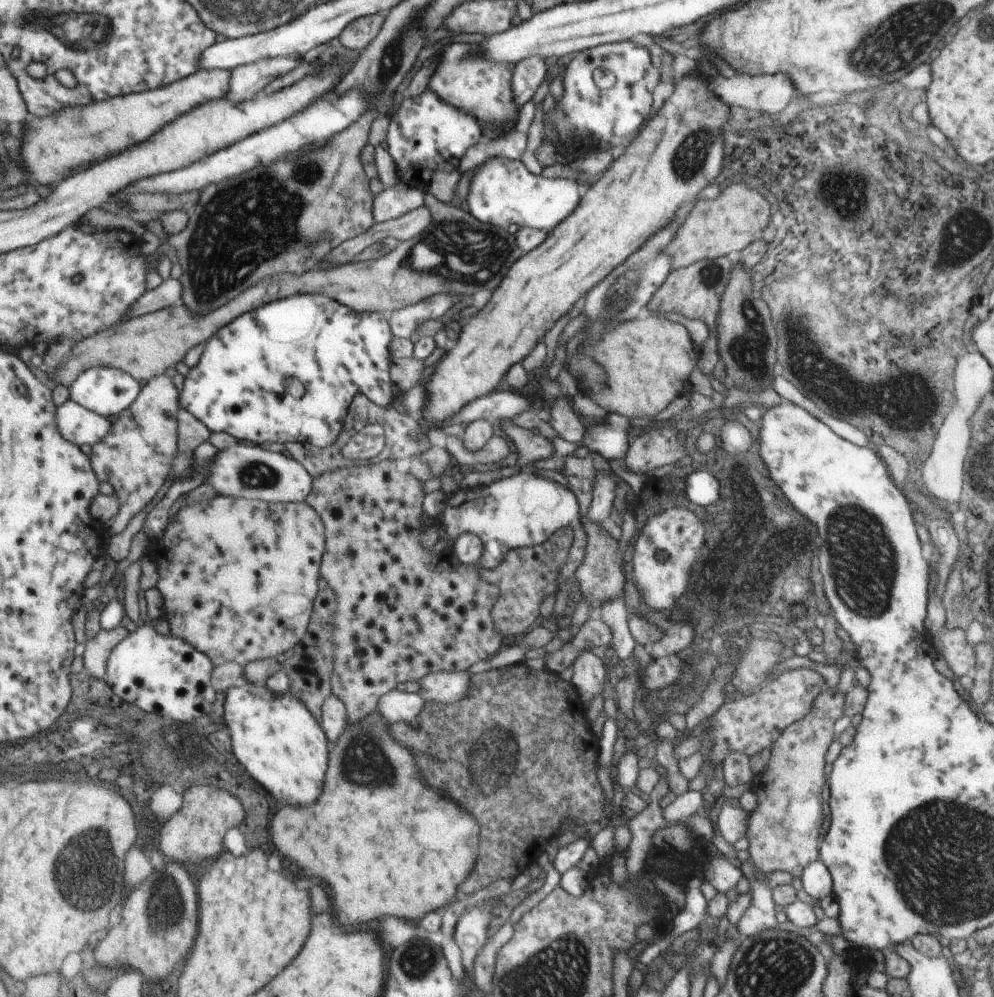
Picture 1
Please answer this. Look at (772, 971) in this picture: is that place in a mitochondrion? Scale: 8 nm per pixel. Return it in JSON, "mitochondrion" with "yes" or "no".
{"mitochondrion":"yes"}

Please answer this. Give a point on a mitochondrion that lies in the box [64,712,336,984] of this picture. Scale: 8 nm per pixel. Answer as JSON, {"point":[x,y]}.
{"point":[156,920]}

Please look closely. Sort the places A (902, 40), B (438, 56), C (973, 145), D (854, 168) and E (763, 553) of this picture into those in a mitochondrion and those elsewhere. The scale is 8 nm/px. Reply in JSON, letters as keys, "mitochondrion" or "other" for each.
{"A":"mitochondrion","B":"other","C":"other","D":"mitochondrion","E":"mitochondrion"}

